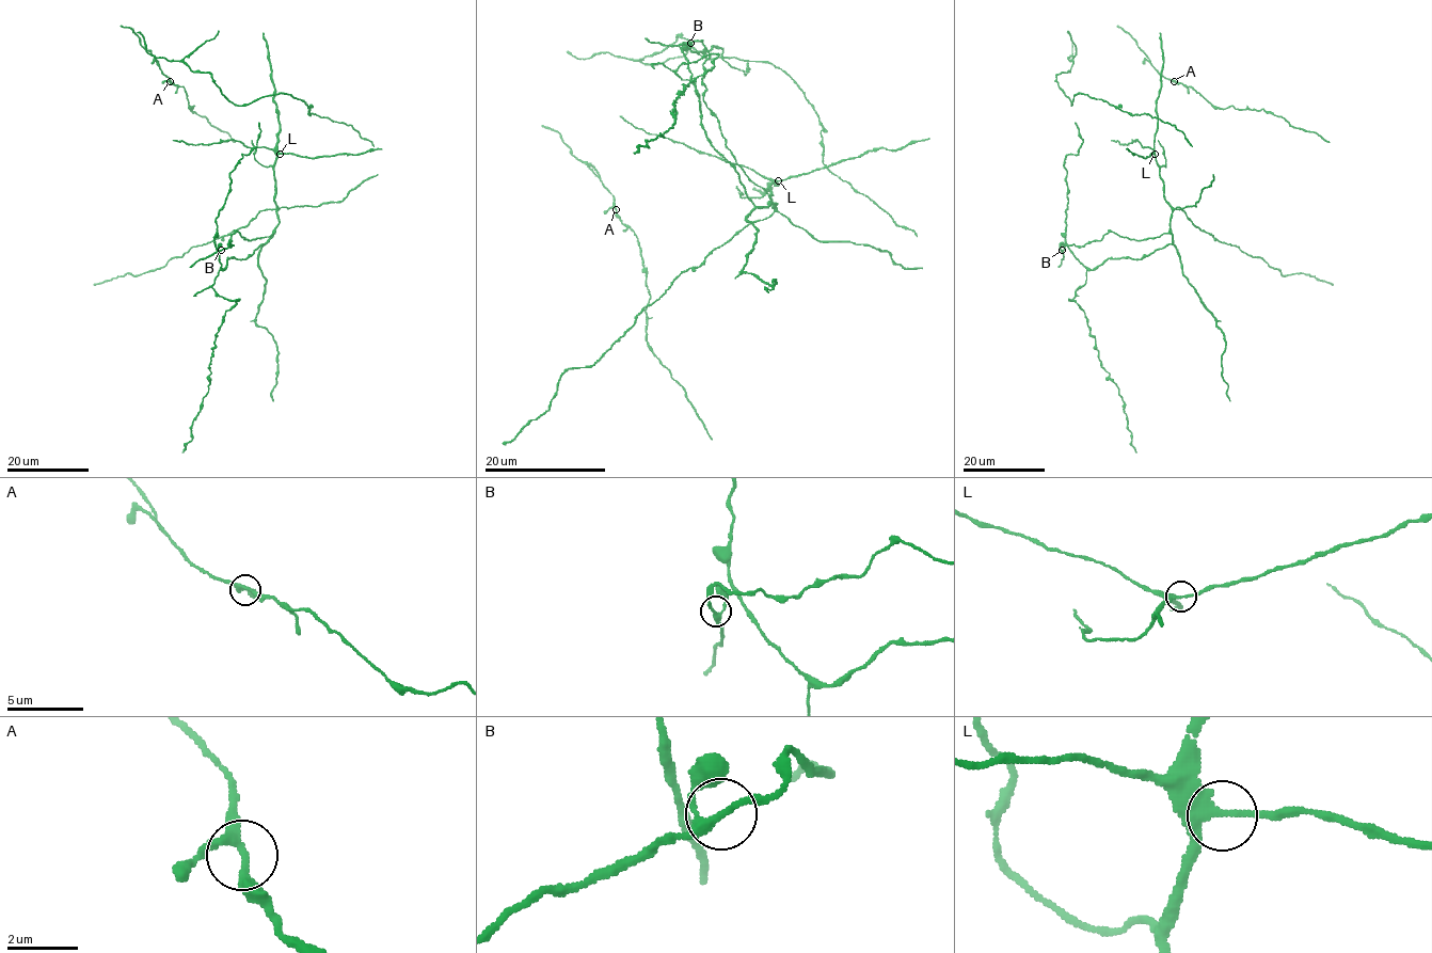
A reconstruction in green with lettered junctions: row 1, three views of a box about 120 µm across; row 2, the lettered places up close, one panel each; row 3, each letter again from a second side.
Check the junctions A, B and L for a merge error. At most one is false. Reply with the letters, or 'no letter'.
no letter

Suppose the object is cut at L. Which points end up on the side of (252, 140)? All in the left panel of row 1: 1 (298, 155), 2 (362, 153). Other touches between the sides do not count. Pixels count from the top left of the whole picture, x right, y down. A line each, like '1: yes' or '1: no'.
1: no
2: no

